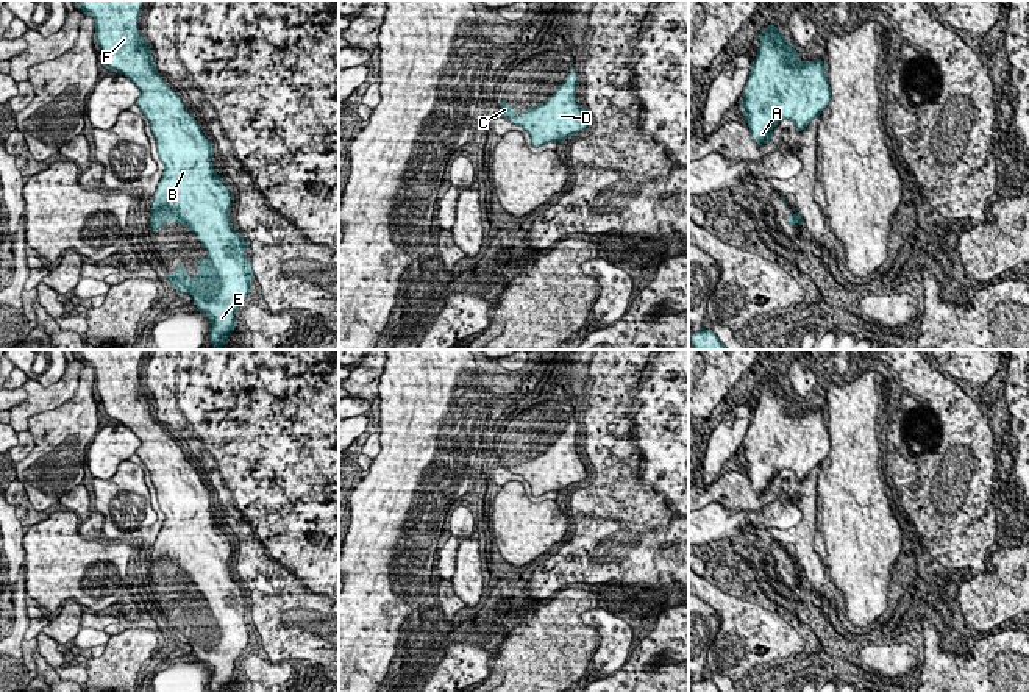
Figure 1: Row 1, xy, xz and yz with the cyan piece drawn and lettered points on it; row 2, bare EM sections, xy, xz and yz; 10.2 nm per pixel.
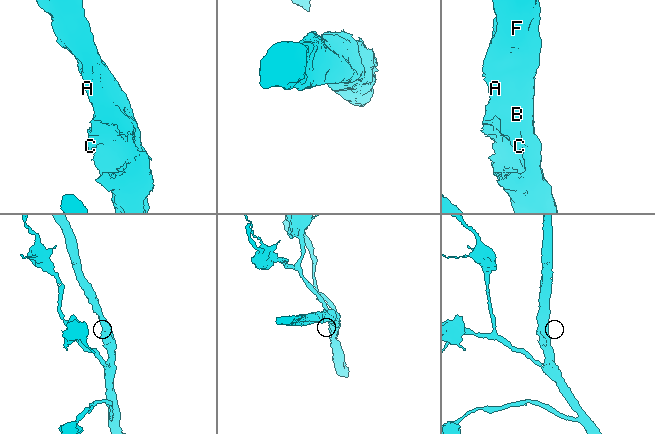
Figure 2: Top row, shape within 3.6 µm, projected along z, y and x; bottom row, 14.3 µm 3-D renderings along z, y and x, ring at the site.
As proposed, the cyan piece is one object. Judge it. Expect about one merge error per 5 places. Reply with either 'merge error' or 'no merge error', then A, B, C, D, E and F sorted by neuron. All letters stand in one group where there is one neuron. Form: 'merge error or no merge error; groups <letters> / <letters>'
no merge error; groups A B C D E F

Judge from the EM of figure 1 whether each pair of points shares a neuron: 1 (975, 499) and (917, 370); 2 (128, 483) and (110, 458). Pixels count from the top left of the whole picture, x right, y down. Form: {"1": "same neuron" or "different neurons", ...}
{"1": "same neuron", "2": "different neurons"}

